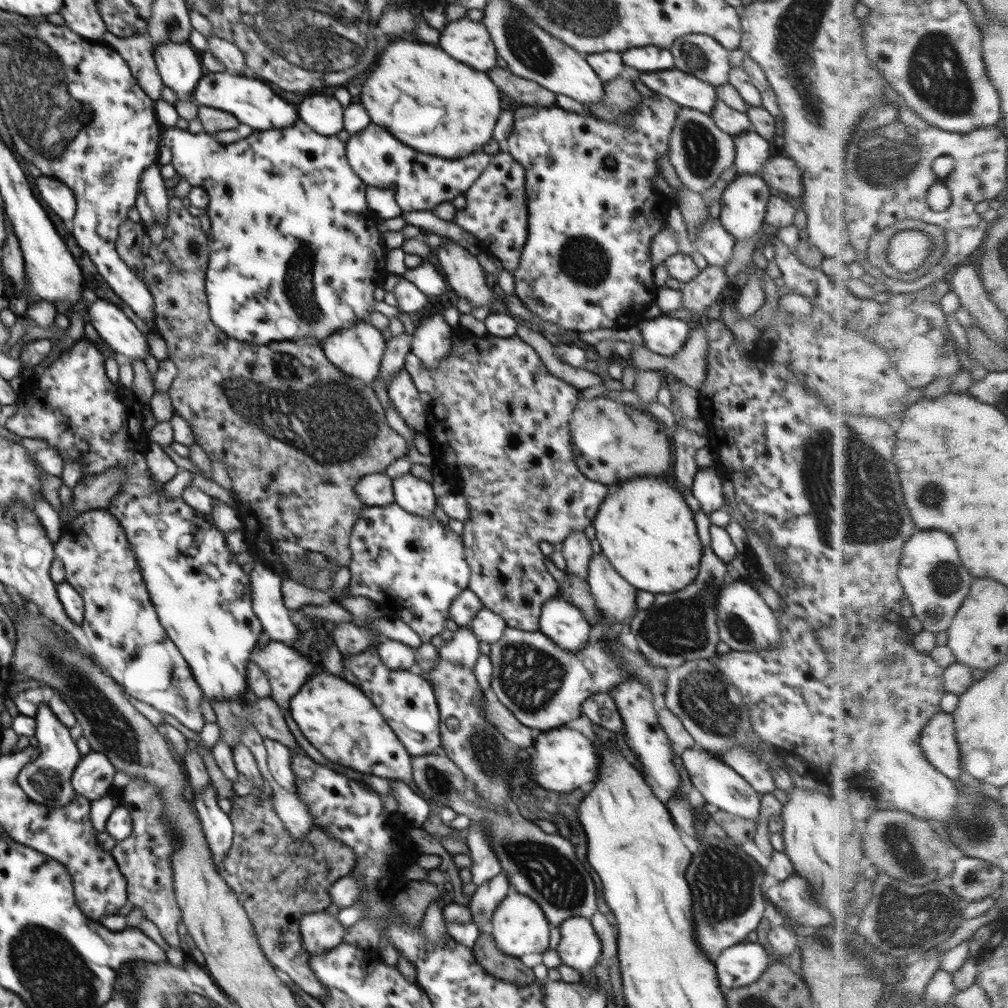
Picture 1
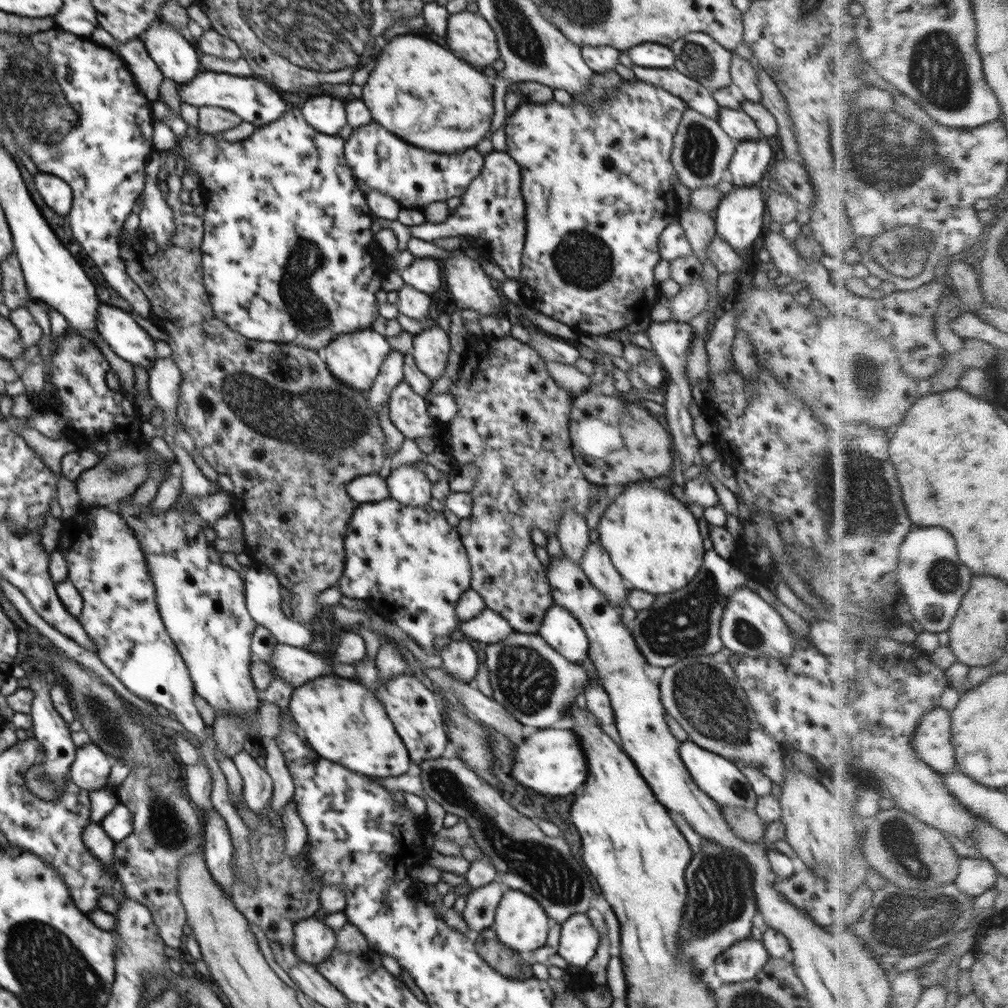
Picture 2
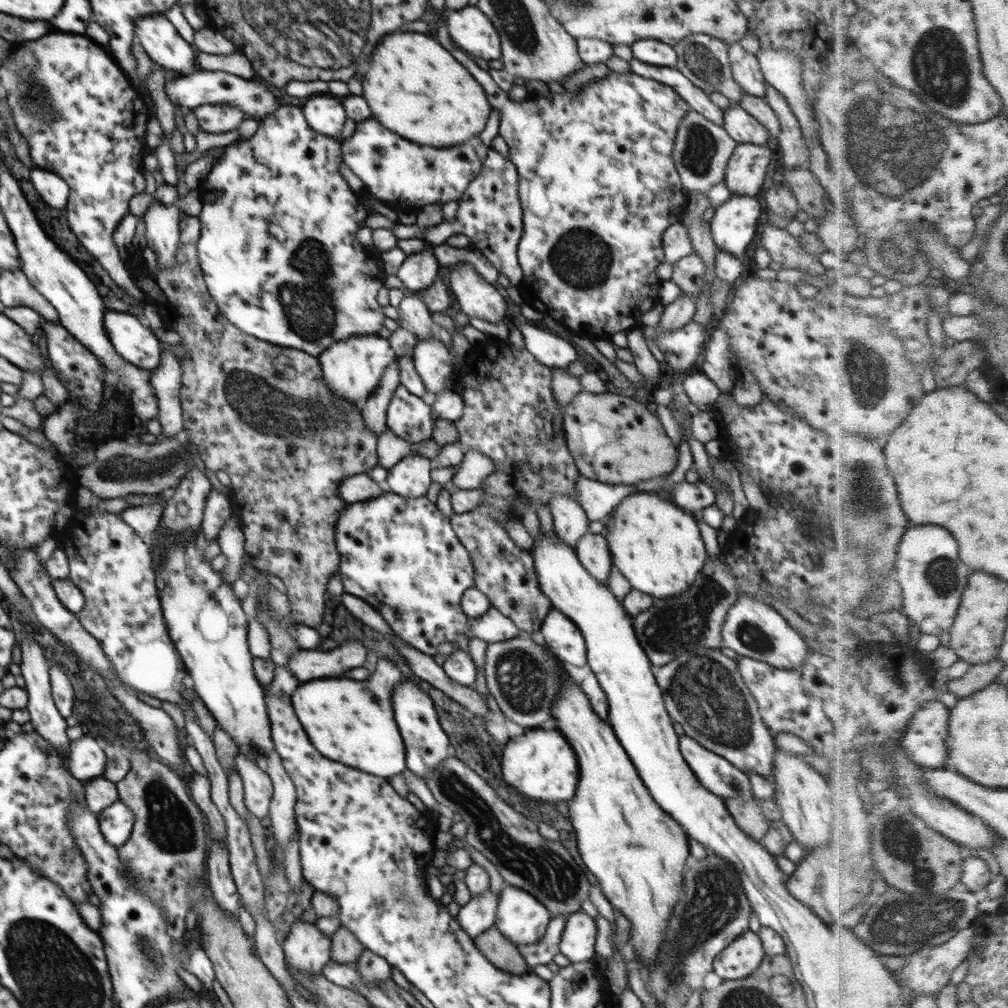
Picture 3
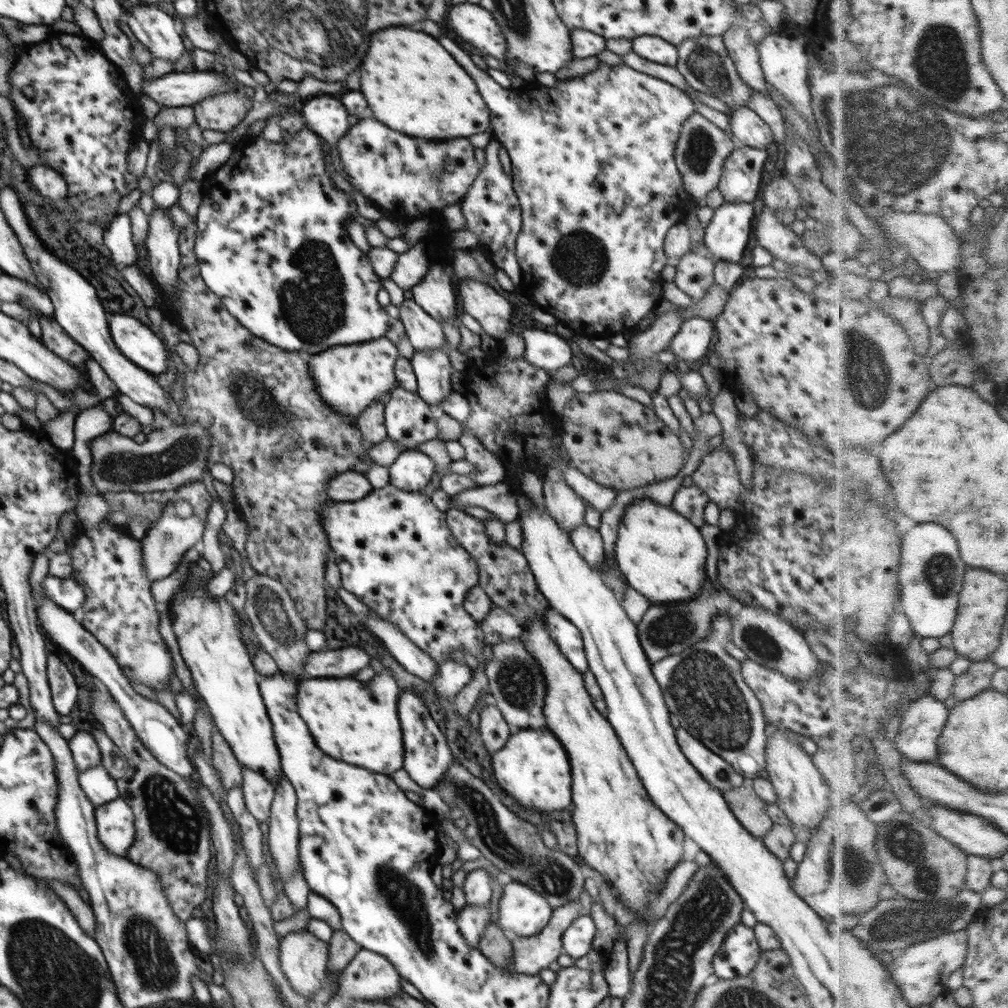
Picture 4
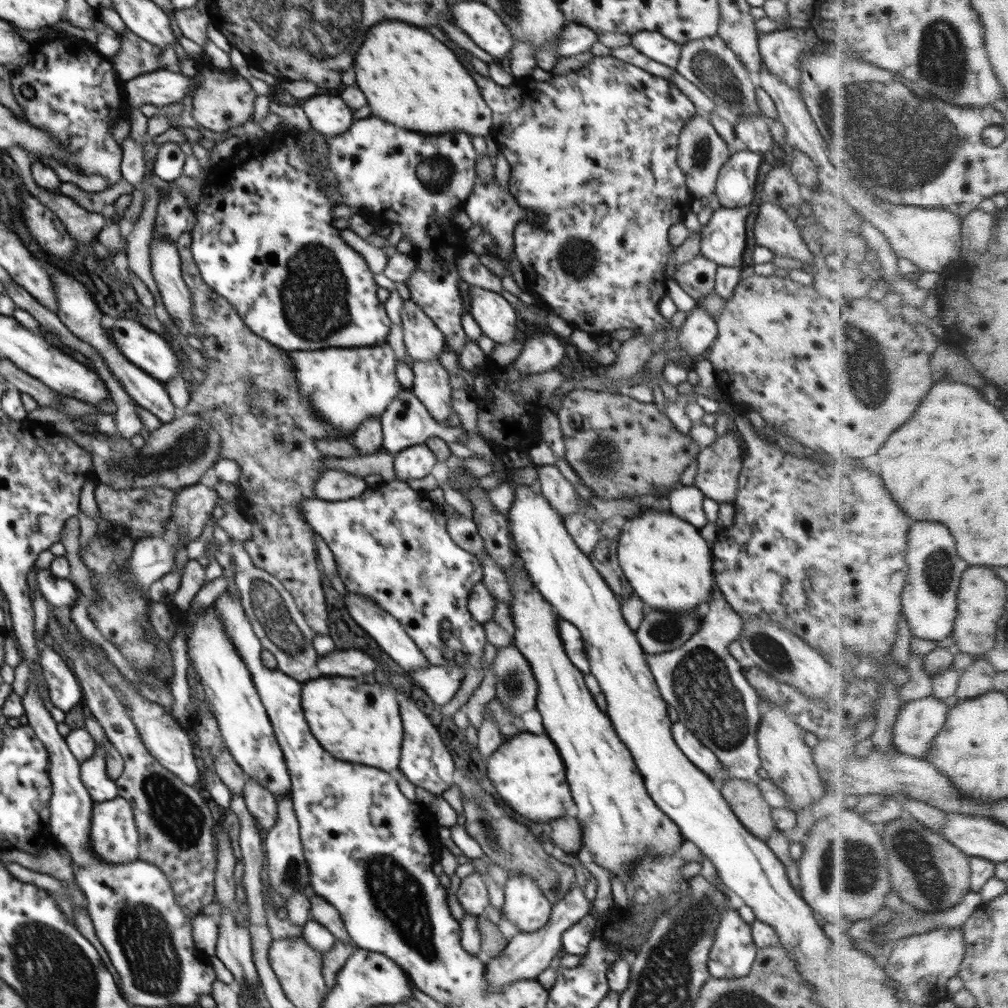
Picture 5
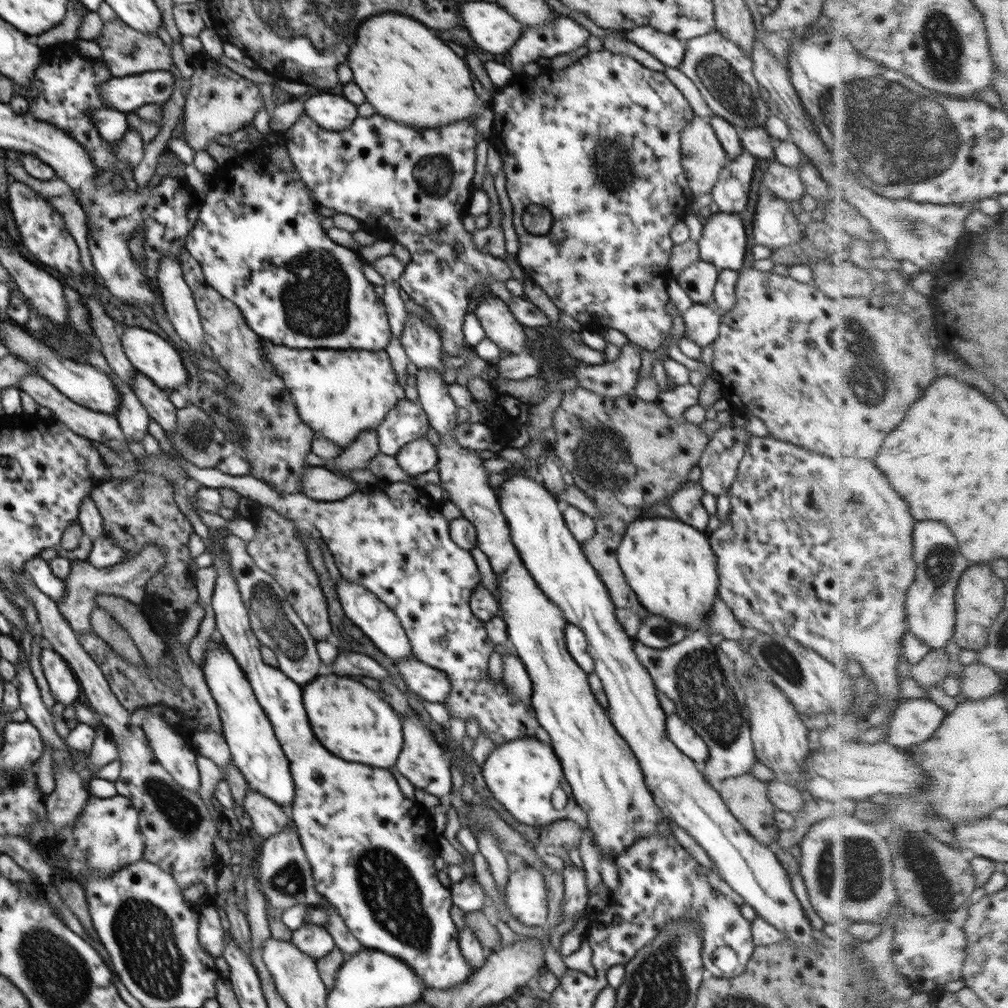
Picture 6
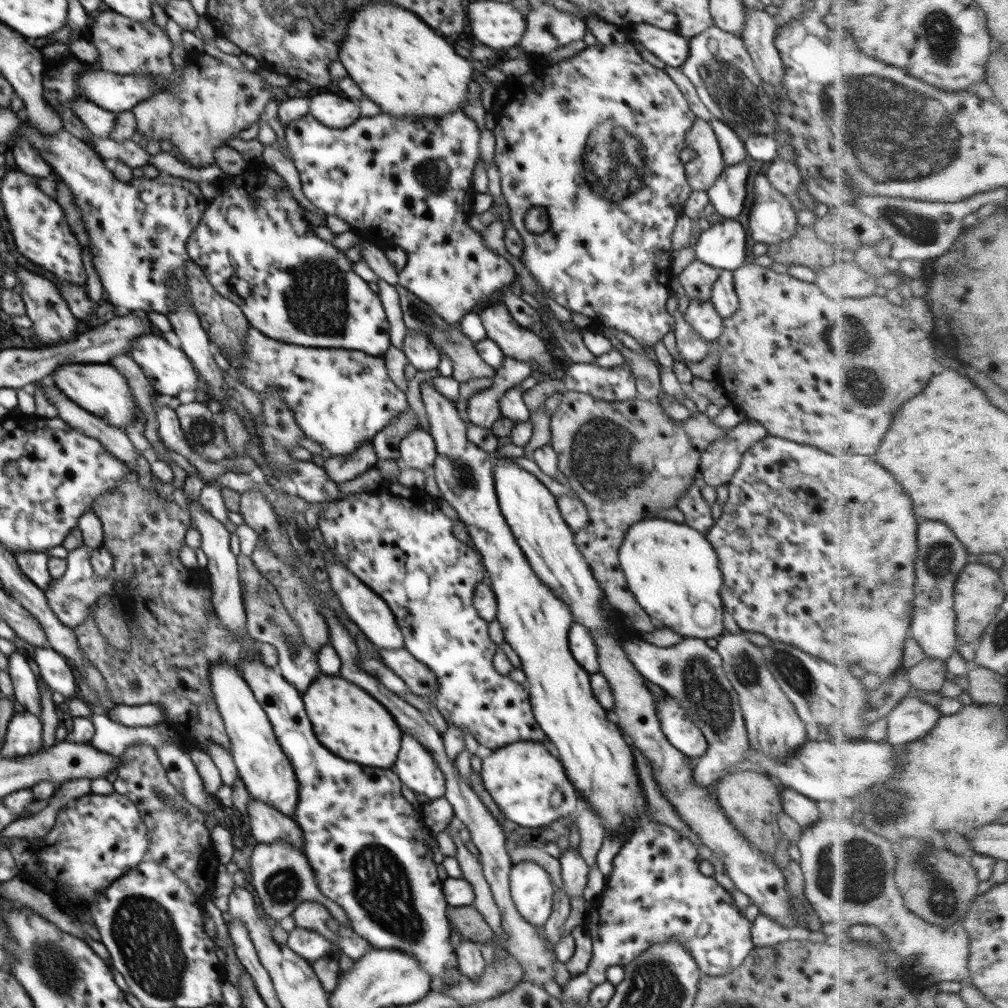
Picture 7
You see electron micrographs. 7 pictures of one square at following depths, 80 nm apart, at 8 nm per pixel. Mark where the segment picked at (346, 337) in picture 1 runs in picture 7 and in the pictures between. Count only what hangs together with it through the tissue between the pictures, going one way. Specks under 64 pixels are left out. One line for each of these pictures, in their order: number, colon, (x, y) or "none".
2: (355, 359)
3: (354, 367)
4: (350, 377)
5: (345, 386)
6: (339, 393)
7: (341, 399)

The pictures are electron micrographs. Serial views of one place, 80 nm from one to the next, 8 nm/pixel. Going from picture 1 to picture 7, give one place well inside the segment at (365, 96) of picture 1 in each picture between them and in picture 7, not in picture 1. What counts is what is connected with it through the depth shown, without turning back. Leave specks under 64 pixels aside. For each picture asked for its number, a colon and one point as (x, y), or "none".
2: (442, 104)
3: (418, 90)
4: (412, 85)
5: (411, 80)
6: (409, 75)
7: (390, 53)

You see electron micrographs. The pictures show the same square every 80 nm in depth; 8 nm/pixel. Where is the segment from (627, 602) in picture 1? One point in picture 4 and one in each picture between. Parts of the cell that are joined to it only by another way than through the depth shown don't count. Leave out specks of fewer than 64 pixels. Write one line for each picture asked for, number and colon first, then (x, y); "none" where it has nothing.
2: (597, 565)
3: (592, 550)
4: (587, 541)

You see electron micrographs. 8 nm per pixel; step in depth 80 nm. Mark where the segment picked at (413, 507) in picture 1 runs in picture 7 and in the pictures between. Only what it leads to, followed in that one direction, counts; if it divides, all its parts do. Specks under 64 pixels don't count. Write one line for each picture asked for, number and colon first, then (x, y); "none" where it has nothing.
2: (409, 486)
3: (410, 477)
4: (411, 471)
5: (412, 463)
6: (419, 456)
7: (417, 450)

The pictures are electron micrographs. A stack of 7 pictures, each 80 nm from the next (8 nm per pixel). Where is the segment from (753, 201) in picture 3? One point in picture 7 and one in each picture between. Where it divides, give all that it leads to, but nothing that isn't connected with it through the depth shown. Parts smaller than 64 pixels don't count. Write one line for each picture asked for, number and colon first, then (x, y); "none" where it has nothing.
4: (726, 237)
5: (723, 239)
6: (723, 243)
7: (723, 246)

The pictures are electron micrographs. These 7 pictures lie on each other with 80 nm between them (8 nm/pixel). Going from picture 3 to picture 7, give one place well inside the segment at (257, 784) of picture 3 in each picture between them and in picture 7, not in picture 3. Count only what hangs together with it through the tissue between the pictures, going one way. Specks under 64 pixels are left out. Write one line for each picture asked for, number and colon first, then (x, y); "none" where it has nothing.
4: (258, 793)
5: (262, 804)
6: (268, 818)
7: (268, 826)

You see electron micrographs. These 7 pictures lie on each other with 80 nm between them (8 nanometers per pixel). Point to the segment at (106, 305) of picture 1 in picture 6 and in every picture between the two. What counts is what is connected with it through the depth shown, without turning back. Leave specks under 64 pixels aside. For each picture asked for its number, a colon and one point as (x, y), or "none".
2: (126, 338)
3: (136, 343)
4: (136, 341)
5: (143, 347)
6: (153, 356)

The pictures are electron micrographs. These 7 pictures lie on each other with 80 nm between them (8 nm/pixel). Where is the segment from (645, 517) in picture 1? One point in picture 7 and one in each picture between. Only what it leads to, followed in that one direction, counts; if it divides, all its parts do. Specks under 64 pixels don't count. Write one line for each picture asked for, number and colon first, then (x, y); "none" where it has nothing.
2: (653, 541)
3: (657, 547)
4: (661, 554)
5: (669, 565)
6: (670, 566)
7: (673, 571)

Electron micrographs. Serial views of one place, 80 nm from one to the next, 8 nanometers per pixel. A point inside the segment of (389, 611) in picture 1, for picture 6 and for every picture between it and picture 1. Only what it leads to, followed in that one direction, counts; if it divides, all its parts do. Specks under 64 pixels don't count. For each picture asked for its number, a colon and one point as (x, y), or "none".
2: (409, 564)
3: (401, 555)
4: (395, 552)
5: (391, 544)
6: (395, 542)

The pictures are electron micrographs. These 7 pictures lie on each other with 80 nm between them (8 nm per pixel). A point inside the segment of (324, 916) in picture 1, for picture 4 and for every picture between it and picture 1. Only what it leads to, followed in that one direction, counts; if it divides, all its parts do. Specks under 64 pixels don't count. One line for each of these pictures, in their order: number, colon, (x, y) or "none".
2: (313, 941)
3: (307, 950)
4: (303, 957)

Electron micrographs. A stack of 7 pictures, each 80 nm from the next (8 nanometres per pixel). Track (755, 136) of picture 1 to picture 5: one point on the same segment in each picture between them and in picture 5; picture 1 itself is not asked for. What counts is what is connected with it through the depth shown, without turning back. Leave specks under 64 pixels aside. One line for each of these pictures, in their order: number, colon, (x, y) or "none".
2: (750, 160)
3: (746, 169)
4: (740, 180)
5: (735, 184)

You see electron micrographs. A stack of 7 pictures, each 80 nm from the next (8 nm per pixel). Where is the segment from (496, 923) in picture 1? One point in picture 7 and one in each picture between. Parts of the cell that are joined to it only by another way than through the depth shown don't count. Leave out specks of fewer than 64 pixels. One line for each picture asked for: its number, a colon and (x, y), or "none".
2: (520, 923)
3: (521, 918)
4: (522, 910)
5: (525, 906)
6: (525, 892)
7: (531, 888)

